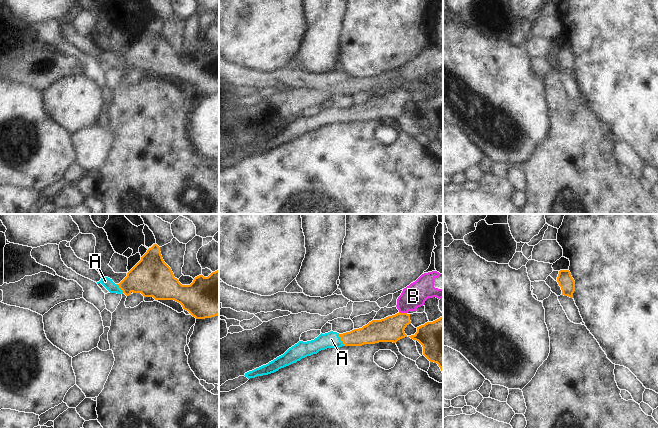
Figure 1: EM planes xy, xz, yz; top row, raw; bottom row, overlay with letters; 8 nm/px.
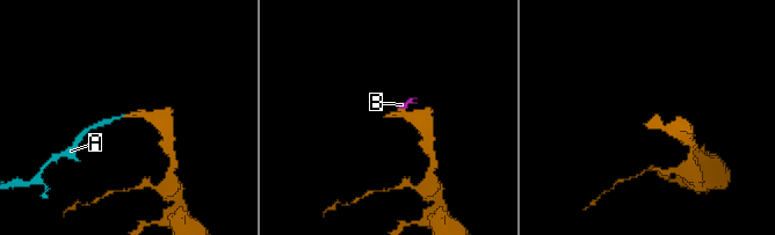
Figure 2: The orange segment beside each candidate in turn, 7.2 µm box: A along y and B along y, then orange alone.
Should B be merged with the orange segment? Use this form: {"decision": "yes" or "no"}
{"decision": "no"}

